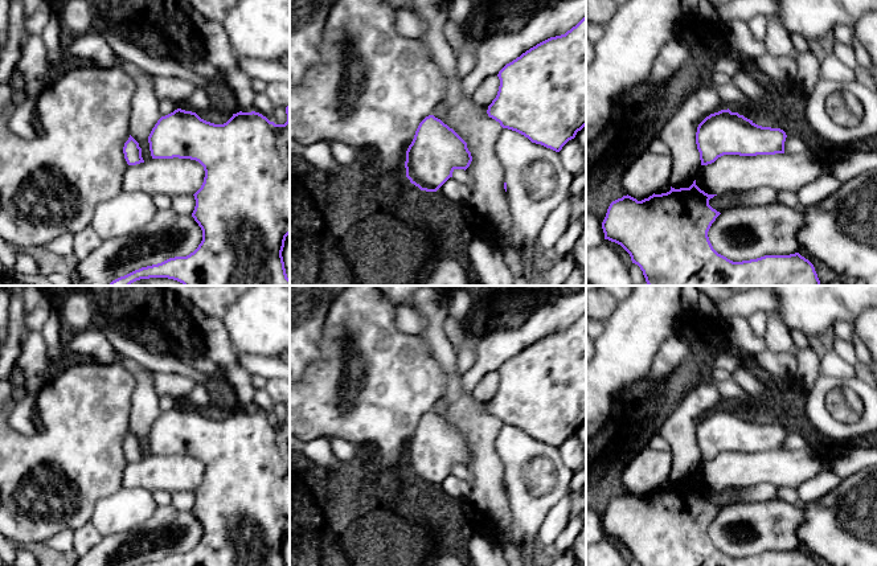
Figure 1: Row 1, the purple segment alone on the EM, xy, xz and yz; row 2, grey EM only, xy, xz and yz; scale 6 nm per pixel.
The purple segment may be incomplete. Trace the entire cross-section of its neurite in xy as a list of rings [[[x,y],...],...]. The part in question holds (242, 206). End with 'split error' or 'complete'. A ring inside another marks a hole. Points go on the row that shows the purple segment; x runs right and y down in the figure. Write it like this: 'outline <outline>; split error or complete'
outline [[[290,104],[286,114],[284,124],[275,124],[255,111],[233,114],[224,124],[206,122],[196,112],[181,108],[161,116],[148,136],[152,159],[190,159],[198,161],[205,171],[201,188],[193,194],[196,206],[192,213],[202,230],[202,241],[187,257],[142,267],[108,286],[130,286],[149,278],[168,278],[184,286],[290,286],[282,257],[290,234]]]; complete

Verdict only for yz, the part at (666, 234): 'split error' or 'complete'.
complete

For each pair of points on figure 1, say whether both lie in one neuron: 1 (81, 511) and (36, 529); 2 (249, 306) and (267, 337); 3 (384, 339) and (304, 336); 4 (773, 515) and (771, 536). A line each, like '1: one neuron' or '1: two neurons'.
1: one neuron
2: one neuron
3: two neurons
4: one neuron

